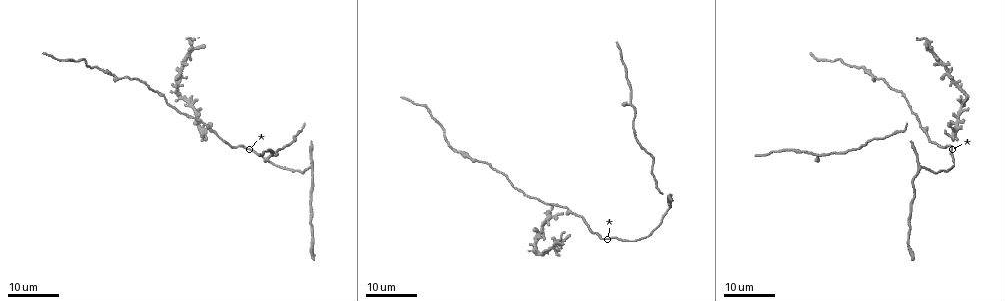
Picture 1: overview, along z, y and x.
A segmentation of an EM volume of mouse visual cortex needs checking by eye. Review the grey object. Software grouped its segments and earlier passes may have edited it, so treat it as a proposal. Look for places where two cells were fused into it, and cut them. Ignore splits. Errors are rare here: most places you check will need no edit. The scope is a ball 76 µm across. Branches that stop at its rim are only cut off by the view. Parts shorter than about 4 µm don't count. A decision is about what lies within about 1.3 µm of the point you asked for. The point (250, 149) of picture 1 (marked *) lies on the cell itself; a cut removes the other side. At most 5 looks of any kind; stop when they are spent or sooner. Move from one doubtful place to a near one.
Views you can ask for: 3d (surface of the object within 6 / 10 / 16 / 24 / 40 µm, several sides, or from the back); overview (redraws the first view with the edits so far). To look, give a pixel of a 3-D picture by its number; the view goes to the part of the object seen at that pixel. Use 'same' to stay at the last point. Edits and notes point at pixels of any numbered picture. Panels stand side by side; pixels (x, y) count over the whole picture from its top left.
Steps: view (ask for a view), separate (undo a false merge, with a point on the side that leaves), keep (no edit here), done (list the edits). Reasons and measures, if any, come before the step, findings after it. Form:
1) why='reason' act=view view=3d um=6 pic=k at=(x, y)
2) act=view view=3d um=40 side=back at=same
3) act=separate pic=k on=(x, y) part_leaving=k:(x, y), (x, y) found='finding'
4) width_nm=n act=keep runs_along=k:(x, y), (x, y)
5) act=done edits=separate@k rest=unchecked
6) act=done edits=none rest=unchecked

why='a narrow waist' act=view view=3d um=16 pic=1 at=(595, 233)

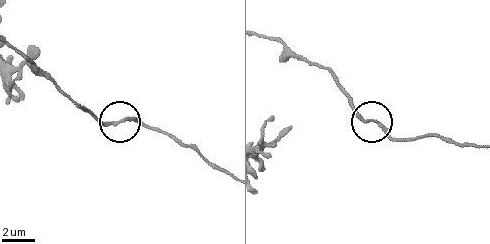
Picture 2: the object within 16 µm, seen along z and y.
act=view view=3d um=10 pic=2 at=(119, 120)

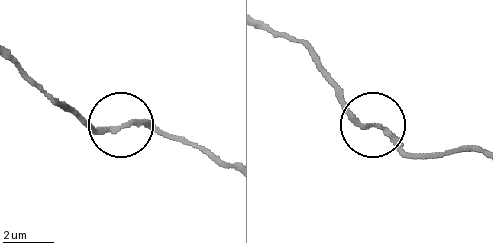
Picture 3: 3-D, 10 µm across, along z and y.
act=keep runs_along=3:(183, 141), (133, 122), (92, 129), (77, 118) found='all the same cell'

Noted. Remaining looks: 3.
why='arms run side by side' act=view view=3d um=24 pic=1 at=(182, 99)

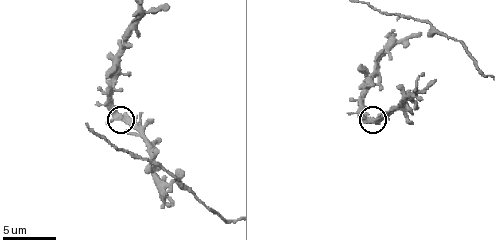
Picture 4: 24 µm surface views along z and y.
act=view view=3d um=10 pic=4 at=(377, 118)

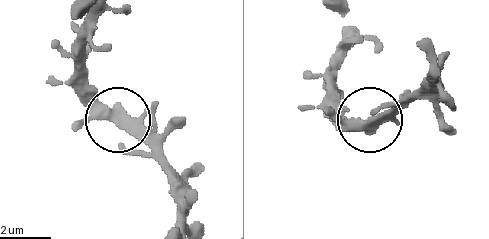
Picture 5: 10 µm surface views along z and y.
arms=5 act=keep found='continuous, no second cell'

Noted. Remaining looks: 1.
act=done edits=none rest=unchecked

